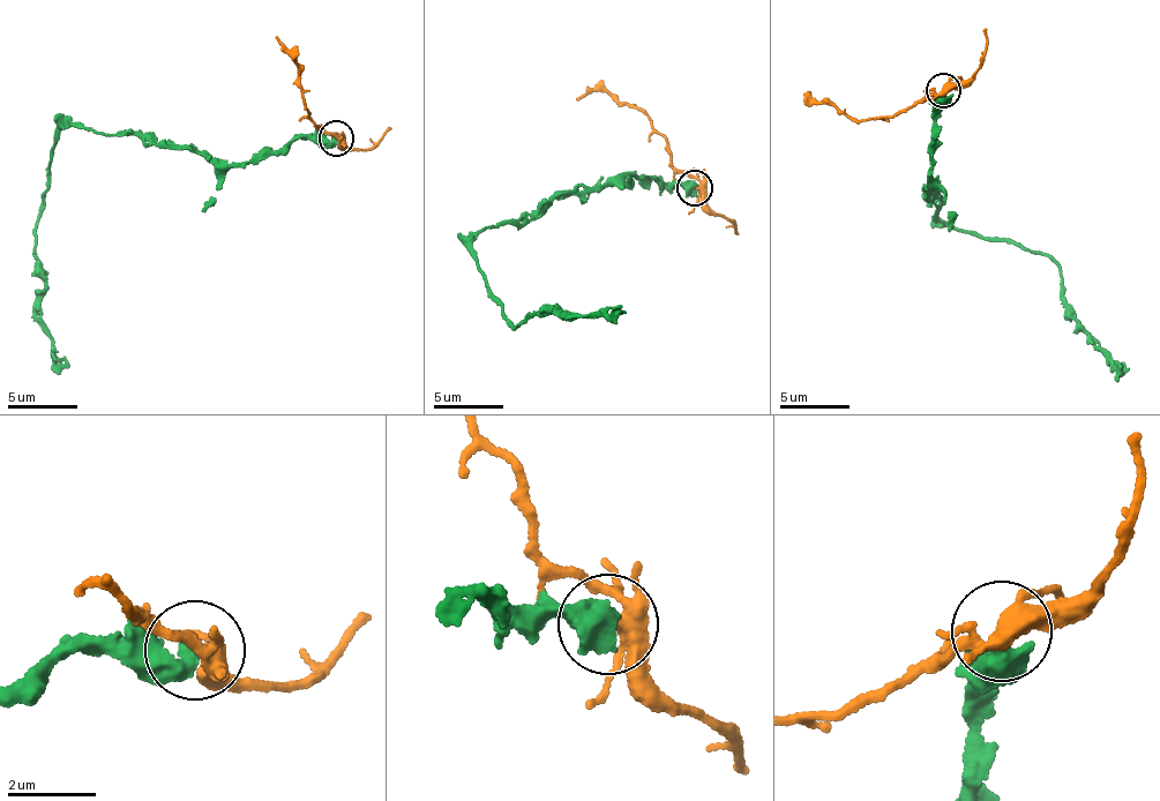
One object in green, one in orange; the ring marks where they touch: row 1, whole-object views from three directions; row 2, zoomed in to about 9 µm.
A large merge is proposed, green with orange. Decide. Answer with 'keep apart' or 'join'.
keep apart

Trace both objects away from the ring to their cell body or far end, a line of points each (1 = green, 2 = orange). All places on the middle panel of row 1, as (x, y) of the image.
1: (695, 187), (619, 173), (498, 221), (471, 244), (487, 297), (517, 328), (539, 307), (558, 313), (621, 308)
2: (695, 187), (698, 181), (679, 170), (646, 113), (601, 90), (576, 99)

